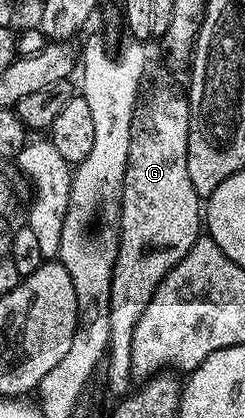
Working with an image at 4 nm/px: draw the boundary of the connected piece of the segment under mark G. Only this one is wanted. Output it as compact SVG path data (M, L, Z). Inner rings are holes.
M158 79L154 86L149 87L141 94L140 102L133 111L133 119L131 131L129 131L129 155L126 164L125 179L122 185L122 199L119 202L119 242L117 259L114 260L112 287L110 288L109 299L109 347L107 349L106 365L106 385L109 391L116 399L121 399L131 392L134 376L131 371L131 339L132 331L135 329L136 323L139 322L140 315L144 313L145 307L151 301L152 295L155 293L156 287L166 277L168 271L172 269L191 250L194 242L202 235L202 226L204 219L202 216L202 198L192 184L188 172L188 135L190 134L190 102L185 94L178 94L177 91L164 80Z

